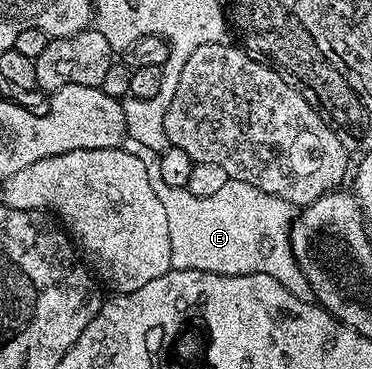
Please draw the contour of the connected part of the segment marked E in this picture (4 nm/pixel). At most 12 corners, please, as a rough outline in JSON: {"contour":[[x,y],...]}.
{"contour":[[231,180],[152,187],[172,269],[274,276],[313,301],[294,207]]}

